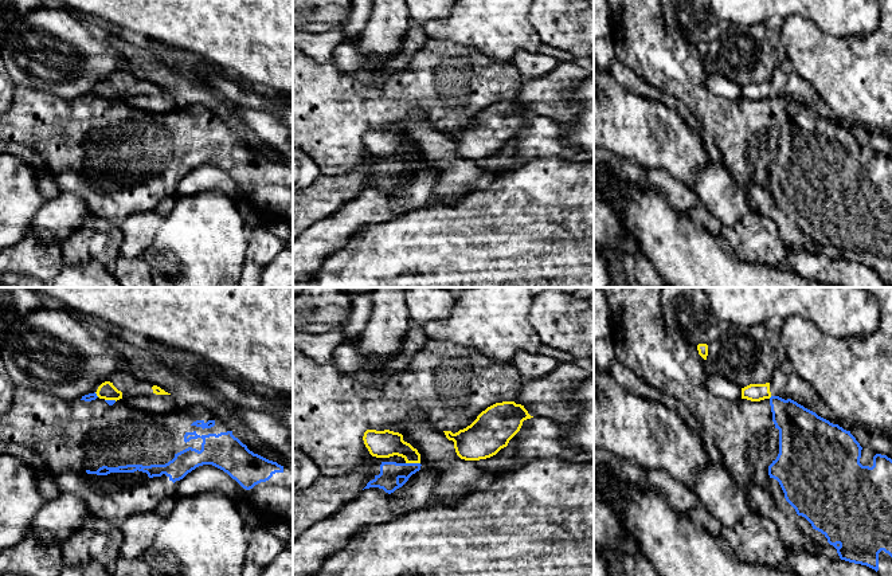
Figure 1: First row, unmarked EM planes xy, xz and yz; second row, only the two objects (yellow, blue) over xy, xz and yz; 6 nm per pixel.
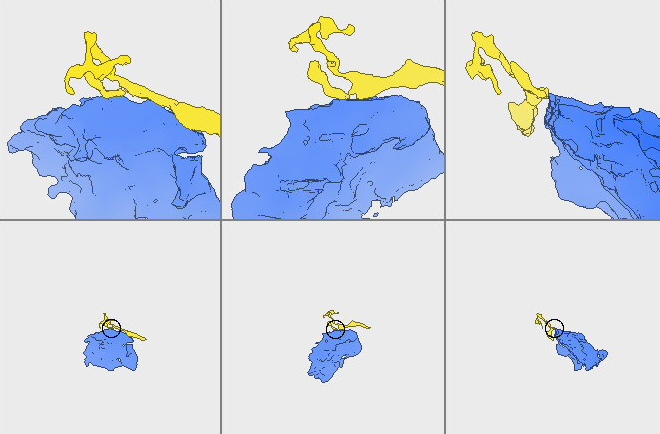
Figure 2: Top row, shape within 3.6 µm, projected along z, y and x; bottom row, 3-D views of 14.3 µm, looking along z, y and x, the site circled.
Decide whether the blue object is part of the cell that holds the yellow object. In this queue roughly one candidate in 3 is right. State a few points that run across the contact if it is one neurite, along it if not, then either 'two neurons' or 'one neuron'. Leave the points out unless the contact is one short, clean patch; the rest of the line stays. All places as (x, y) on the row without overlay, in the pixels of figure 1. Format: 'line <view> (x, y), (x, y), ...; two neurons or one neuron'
line xz (406, 161), (419, 163); two neurons

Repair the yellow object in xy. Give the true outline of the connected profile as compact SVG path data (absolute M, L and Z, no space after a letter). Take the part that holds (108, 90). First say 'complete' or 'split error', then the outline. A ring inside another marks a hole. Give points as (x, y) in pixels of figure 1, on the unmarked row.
complete | M110 81L102 82L98 86L95 93L99 98L105 98L105 99L116 99L117 101L117 99L122 98L122 91L118 90Z

